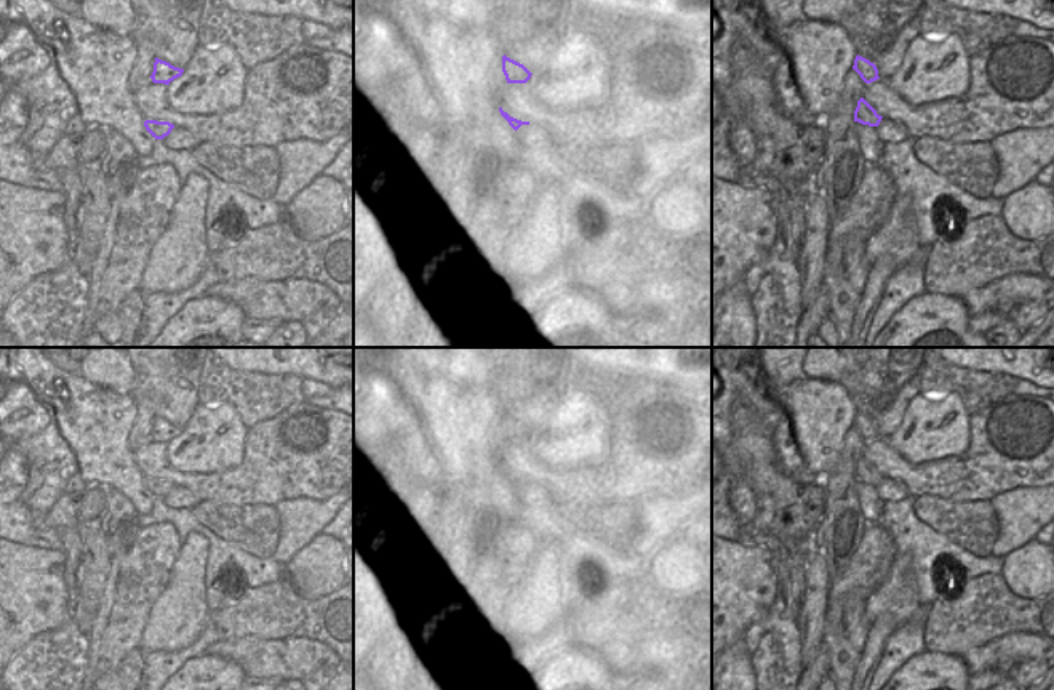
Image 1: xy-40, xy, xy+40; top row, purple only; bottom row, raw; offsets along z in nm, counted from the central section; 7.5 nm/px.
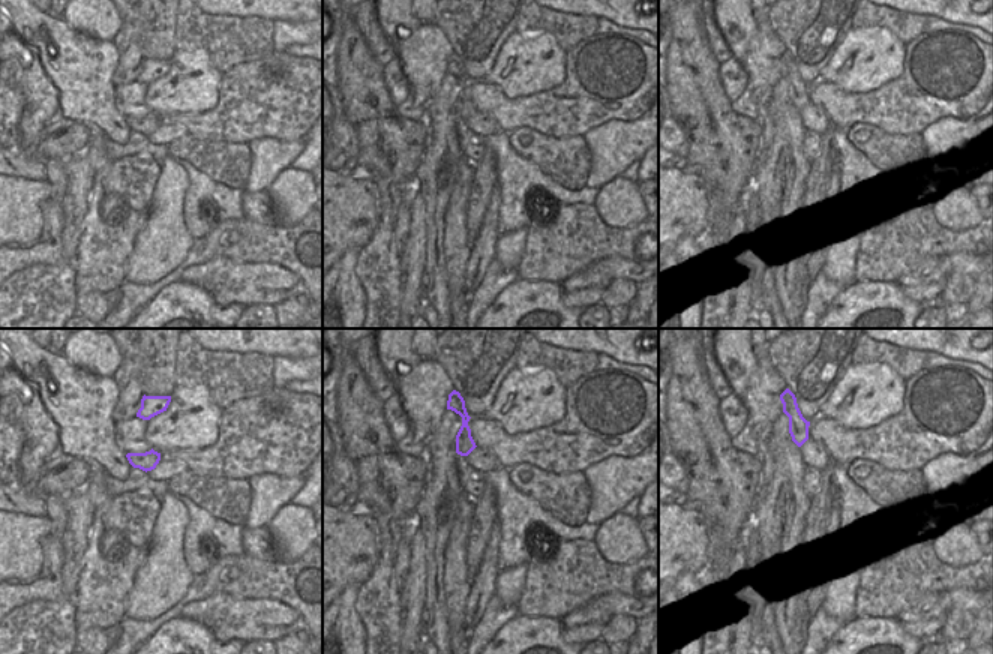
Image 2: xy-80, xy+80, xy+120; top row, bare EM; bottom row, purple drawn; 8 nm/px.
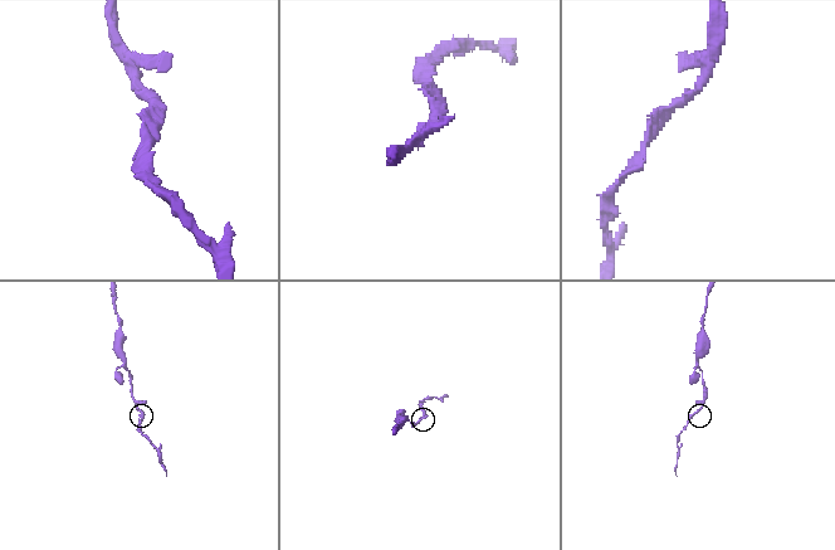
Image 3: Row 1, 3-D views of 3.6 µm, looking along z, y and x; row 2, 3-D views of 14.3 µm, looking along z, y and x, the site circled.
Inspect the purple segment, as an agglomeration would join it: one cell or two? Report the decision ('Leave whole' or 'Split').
Leave whole.

